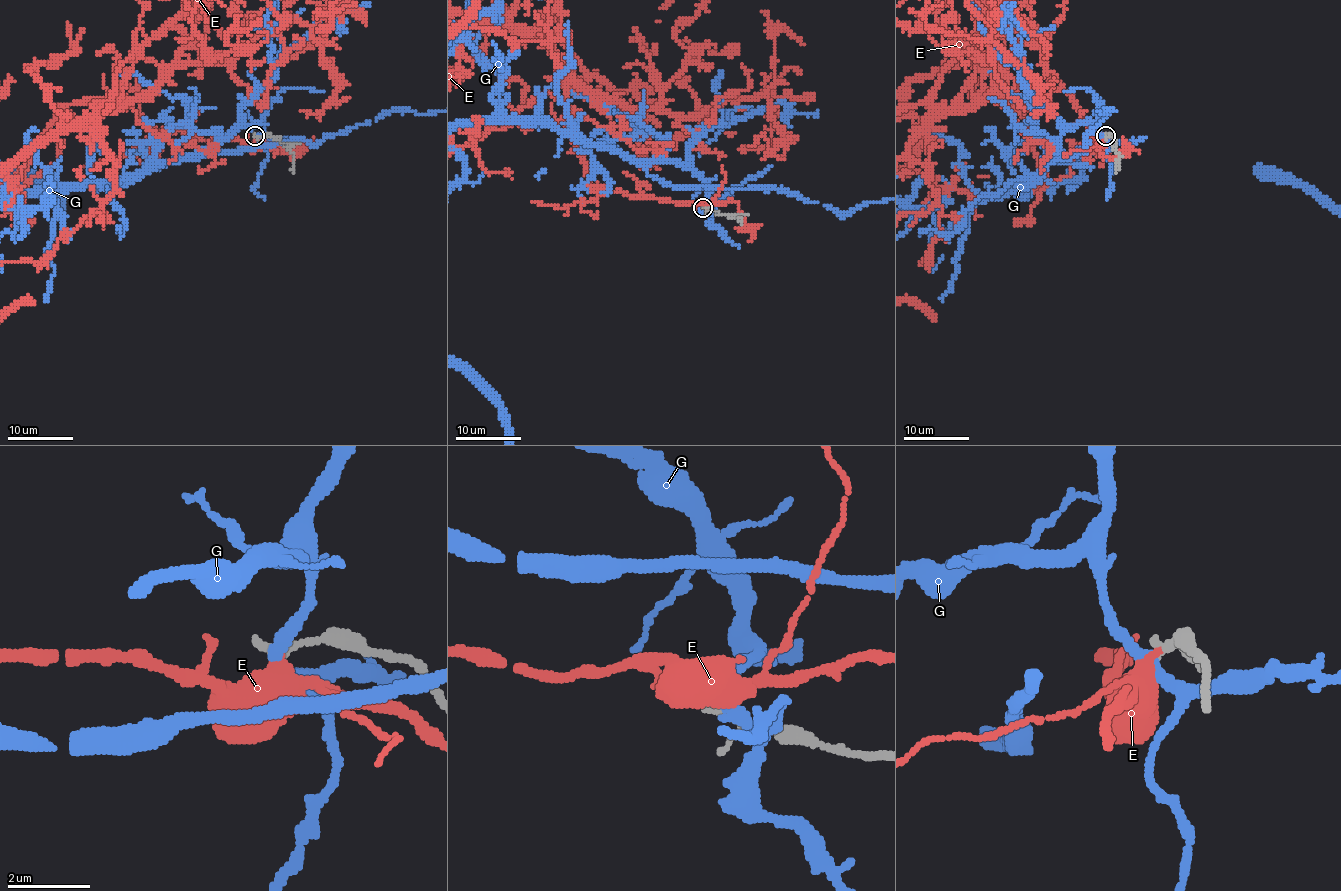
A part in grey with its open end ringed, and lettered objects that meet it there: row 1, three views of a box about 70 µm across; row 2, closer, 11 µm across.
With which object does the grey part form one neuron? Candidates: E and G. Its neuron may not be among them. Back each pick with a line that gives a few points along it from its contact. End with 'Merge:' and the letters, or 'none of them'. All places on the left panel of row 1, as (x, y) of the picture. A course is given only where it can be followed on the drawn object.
Merge: none of them

